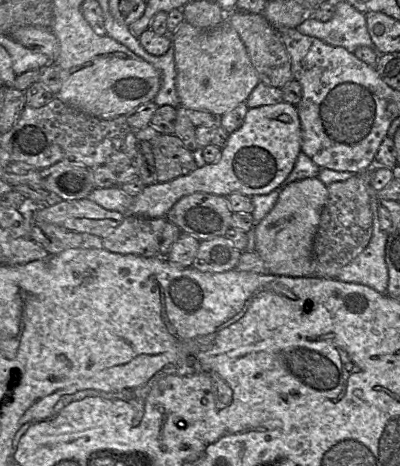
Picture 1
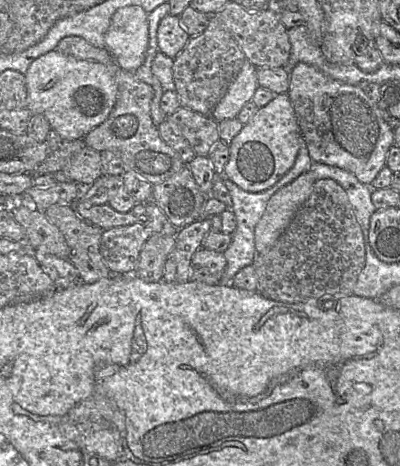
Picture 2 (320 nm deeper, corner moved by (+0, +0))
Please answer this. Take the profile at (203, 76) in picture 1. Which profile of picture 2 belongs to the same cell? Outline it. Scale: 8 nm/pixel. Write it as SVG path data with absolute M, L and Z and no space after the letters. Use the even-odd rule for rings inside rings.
M245 61L230 83L224 97L212 110L210 116L217 122L232 119L237 116L241 108L251 101L255 89L258 87L256 69L249 61Z

